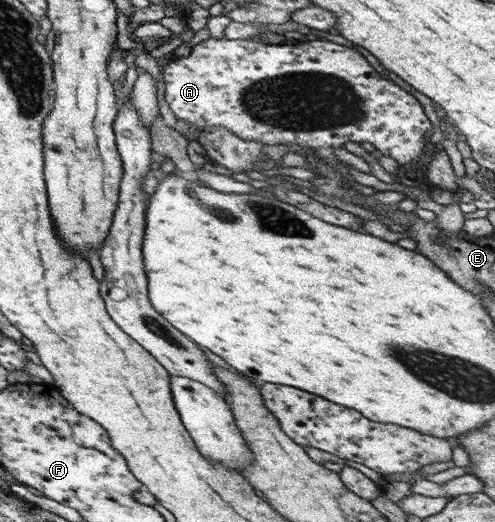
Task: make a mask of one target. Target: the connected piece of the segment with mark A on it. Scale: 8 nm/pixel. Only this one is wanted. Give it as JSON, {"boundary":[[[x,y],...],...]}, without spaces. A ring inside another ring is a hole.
{"boundary":[[[208,38],[193,45],[187,57],[177,57],[164,66],[159,67],[160,78],[164,85],[163,96],[165,103],[167,103],[171,113],[175,115],[177,120],[189,121],[189,124],[195,126],[199,133],[207,127],[225,127],[226,131],[237,135],[243,141],[257,141],[267,146],[293,144],[313,150],[316,150],[318,147],[343,147],[347,142],[355,142],[357,144],[368,142],[382,155],[395,159],[399,166],[408,166],[413,161],[419,160],[429,142],[427,140],[430,129],[429,119],[425,116],[423,107],[417,102],[417,99],[413,98],[409,92],[399,88],[397,84],[382,78],[357,50],[337,45],[337,43],[328,40],[309,40],[289,45],[286,43],[256,43],[249,39]]]}

